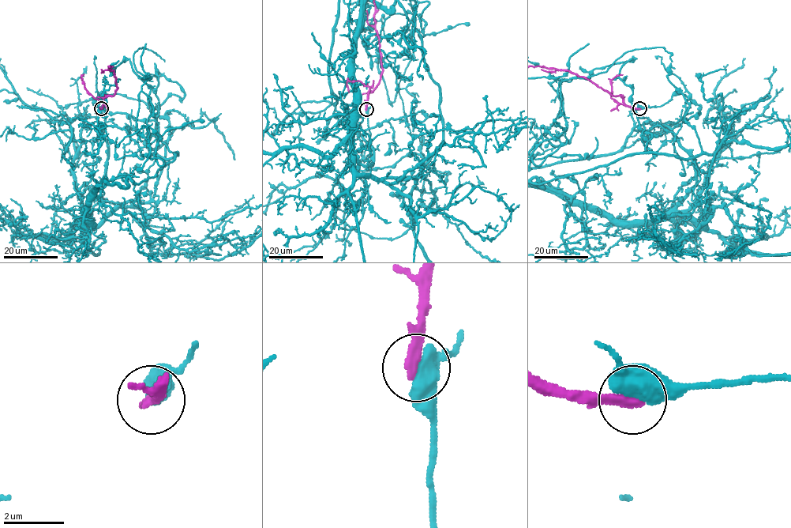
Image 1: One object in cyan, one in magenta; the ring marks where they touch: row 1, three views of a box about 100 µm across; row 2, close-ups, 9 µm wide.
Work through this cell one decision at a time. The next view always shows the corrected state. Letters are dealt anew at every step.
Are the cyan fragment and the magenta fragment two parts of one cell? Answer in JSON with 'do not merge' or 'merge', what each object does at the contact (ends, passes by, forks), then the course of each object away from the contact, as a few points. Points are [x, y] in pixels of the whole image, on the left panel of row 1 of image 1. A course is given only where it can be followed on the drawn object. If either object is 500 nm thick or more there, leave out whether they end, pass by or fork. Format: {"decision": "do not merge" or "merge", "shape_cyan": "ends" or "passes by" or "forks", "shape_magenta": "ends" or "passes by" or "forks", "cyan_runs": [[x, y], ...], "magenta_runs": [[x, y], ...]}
{"decision": "do not merge", "magenta_runs": [[101, 109], [103, 99], [113, 96], [117, 89], [114, 72], [109, 66]]}

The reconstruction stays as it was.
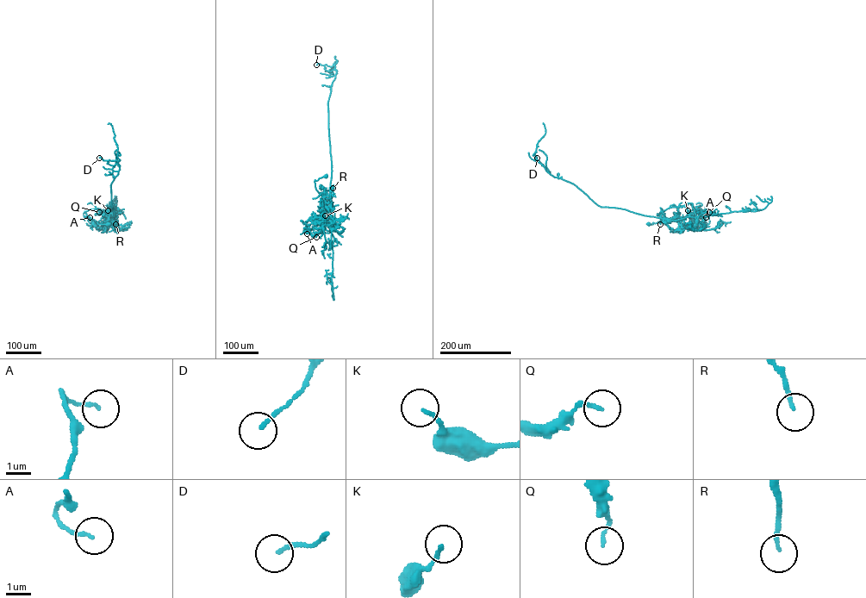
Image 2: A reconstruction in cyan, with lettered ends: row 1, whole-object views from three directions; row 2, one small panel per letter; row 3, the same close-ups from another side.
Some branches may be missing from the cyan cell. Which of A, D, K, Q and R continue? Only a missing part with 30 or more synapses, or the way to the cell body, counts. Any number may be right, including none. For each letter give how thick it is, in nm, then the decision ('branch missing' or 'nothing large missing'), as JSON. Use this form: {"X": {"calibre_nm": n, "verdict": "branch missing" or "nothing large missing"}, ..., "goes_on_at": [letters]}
{"A": {"calibre_nm": 120, "verdict": "nothing large missing"}, "D": {"calibre_nm": 140, "verdict": "nothing large missing"}, "K": {"calibre_nm": 130, "verdict": "nothing large missing"}, "Q": {"calibre_nm": 130, "verdict": "nothing large missing"}, "R": {"calibre_nm": 130, "verdict": "nothing large missing"}, "goes_on_at": []}

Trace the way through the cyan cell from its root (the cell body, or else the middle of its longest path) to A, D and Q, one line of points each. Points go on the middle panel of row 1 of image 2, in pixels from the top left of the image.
A: (326, 176), (314, 181), (319, 192), (327, 191), (323, 226), (314, 235), (307, 233)
D: (326, 176), (314, 180), (314, 186), (328, 197), (327, 102), (337, 71), (333, 65), (316, 65)
Q: (326, 176), (314, 181), (319, 192), (327, 191), (323, 222), (316, 237)

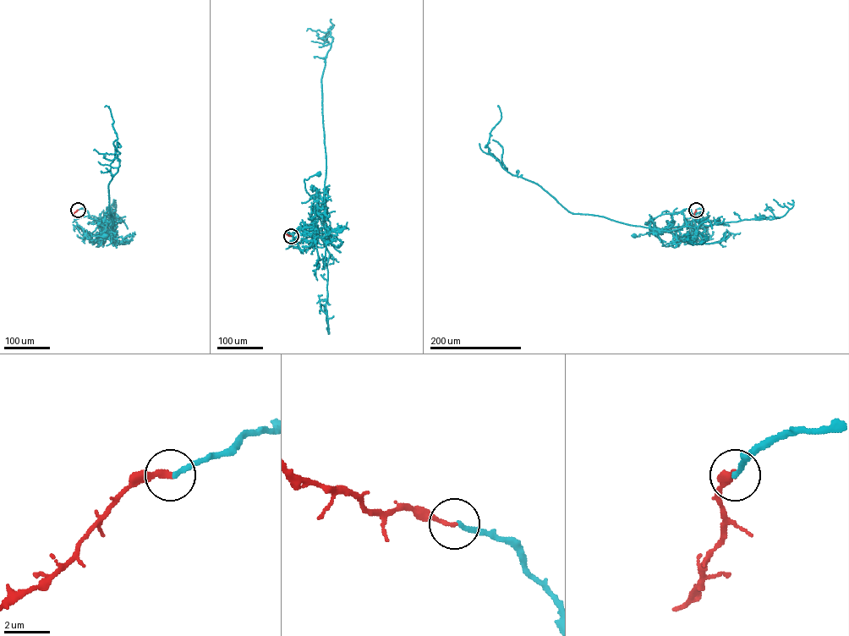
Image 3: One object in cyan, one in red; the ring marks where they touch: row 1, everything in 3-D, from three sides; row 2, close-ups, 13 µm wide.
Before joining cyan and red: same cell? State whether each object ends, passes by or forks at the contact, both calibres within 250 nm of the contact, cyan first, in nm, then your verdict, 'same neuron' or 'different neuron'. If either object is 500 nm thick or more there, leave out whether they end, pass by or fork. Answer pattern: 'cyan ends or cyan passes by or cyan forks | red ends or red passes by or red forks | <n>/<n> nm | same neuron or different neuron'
cyan ends | red ends | 220/200 nm | same neuron

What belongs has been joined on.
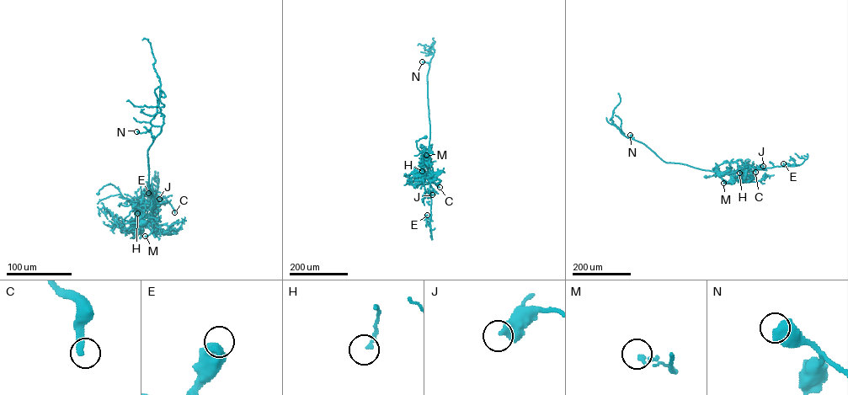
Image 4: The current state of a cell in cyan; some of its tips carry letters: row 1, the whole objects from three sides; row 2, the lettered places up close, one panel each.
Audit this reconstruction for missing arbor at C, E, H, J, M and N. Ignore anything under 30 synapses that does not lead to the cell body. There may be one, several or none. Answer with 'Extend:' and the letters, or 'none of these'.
Extend: none of these

